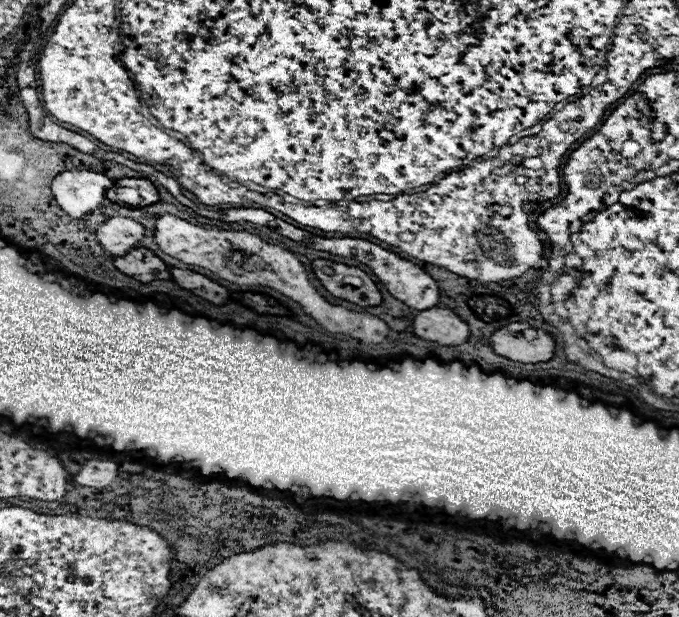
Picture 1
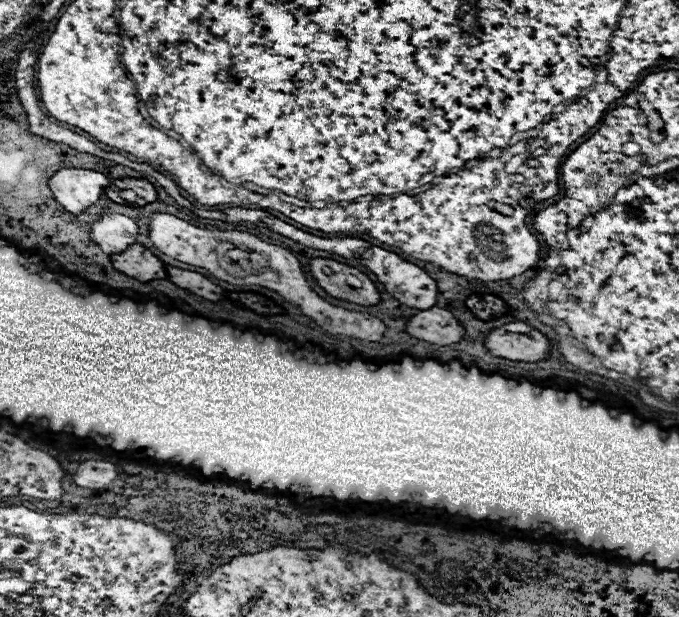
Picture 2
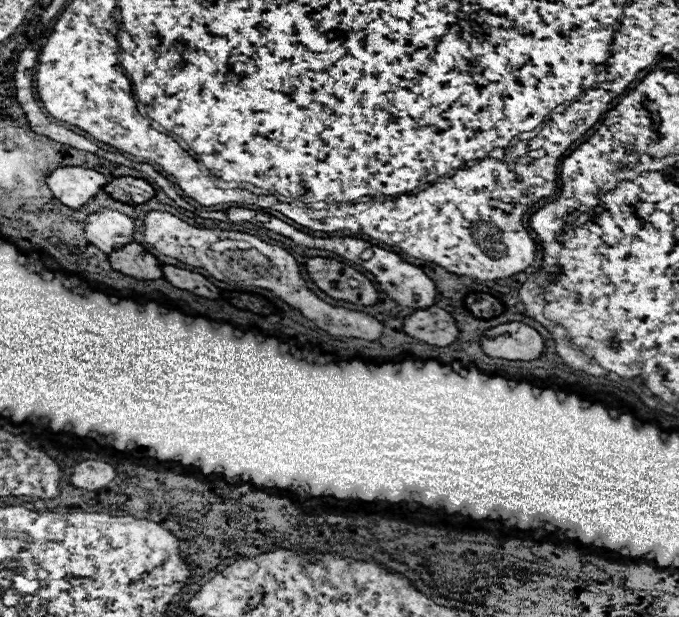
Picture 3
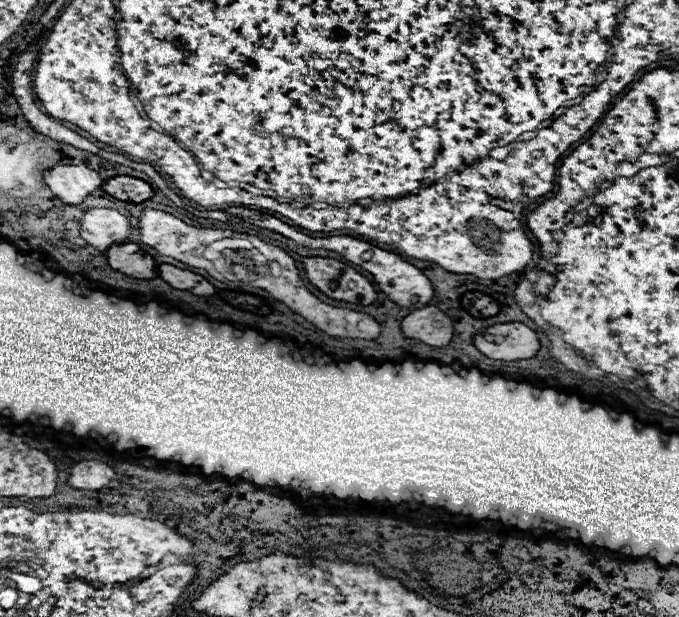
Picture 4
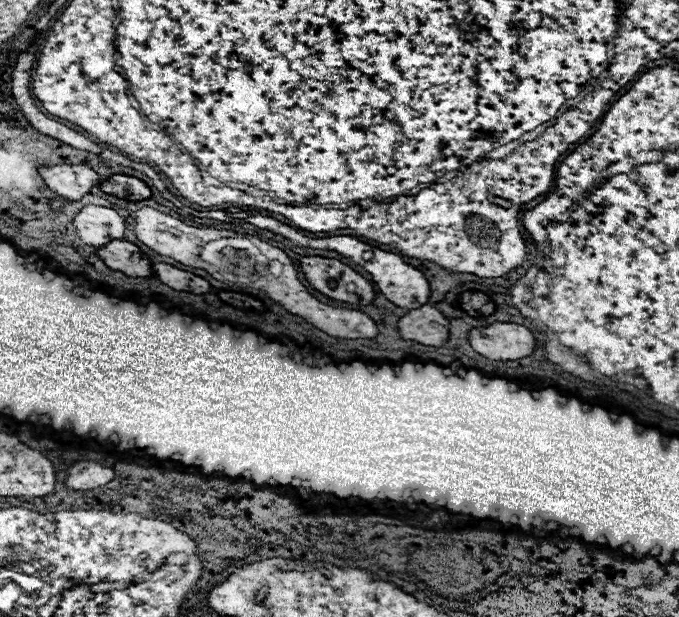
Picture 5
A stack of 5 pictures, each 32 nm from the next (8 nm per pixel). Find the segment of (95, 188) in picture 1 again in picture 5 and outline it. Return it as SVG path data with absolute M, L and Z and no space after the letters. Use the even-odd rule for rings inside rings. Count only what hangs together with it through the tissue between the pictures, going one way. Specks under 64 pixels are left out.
M56 164L40 168L46 186L66 200L80 200L92 186L100 184L100 176L84 164Z

